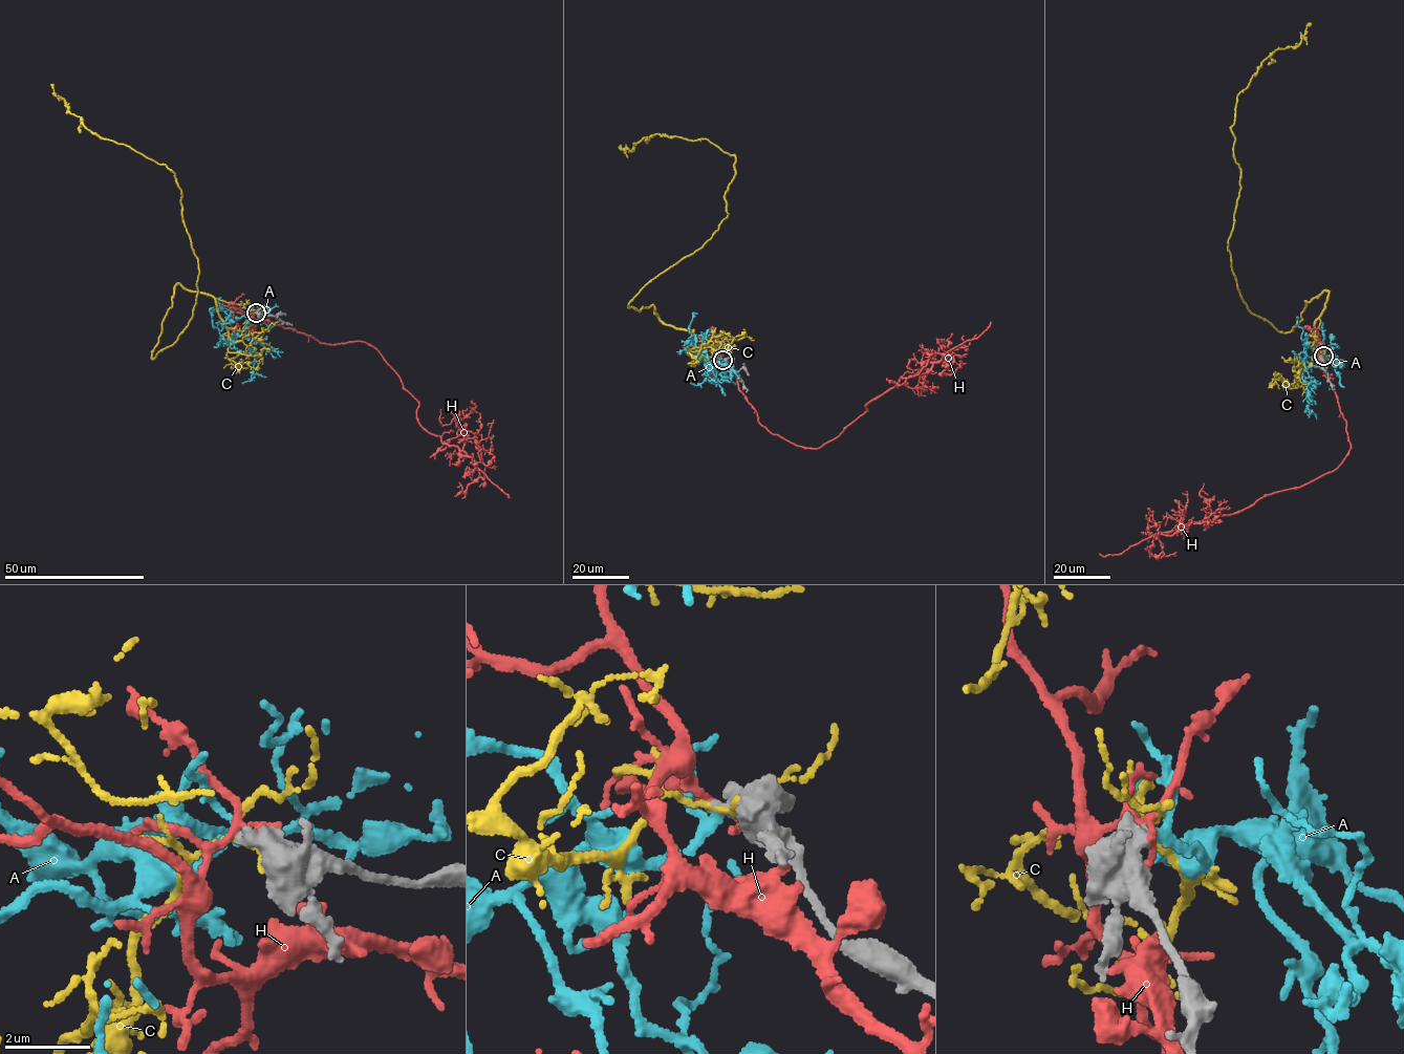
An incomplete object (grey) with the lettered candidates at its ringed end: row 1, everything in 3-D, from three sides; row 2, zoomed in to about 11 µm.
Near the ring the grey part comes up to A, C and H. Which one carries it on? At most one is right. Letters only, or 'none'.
A

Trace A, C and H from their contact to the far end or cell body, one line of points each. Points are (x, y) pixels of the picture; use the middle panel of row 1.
A: (722, 360), (704, 355), (702, 336), (691, 336), (711, 369), (720, 346)
C: (724, 360), (628, 305), (728, 215), (734, 156), (657, 134), (621, 148)
H: (724, 361), (718, 360), (762, 426), (814, 449), (901, 377), (949, 355), (947, 368), (950, 353)

